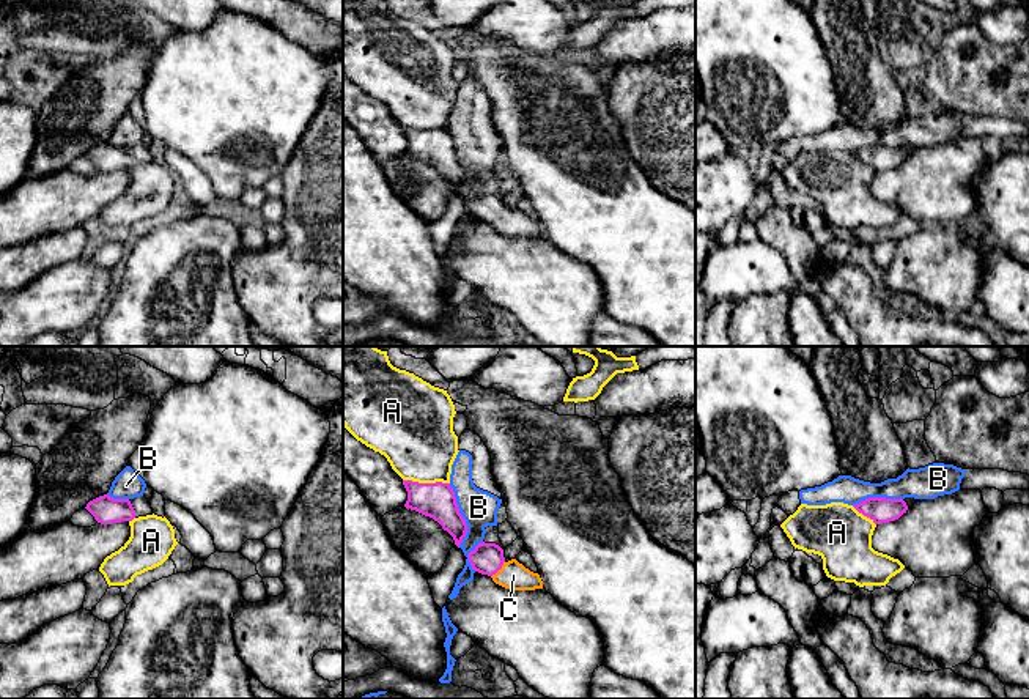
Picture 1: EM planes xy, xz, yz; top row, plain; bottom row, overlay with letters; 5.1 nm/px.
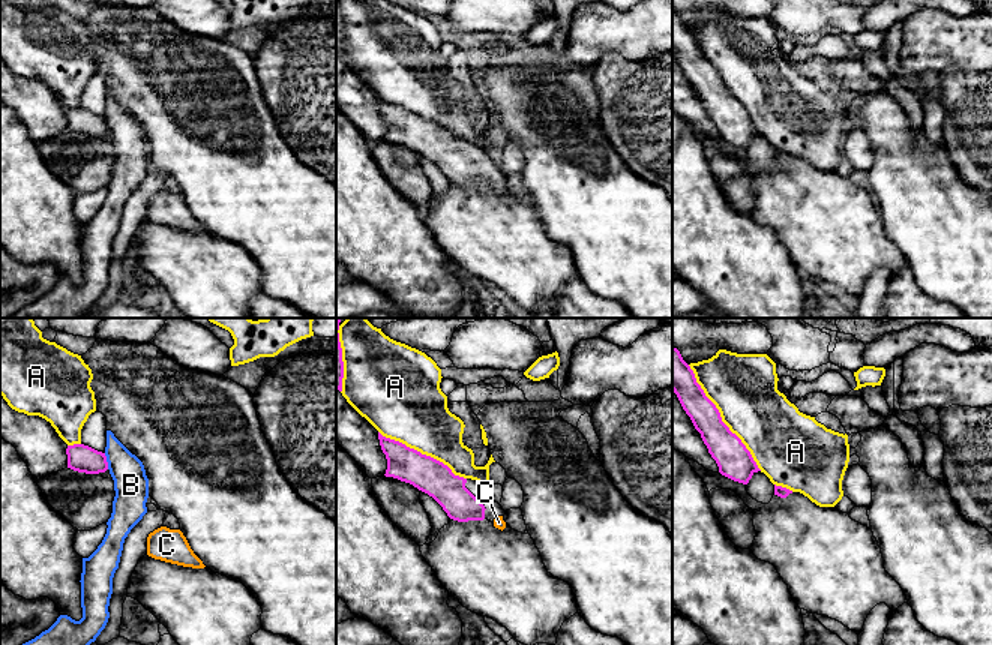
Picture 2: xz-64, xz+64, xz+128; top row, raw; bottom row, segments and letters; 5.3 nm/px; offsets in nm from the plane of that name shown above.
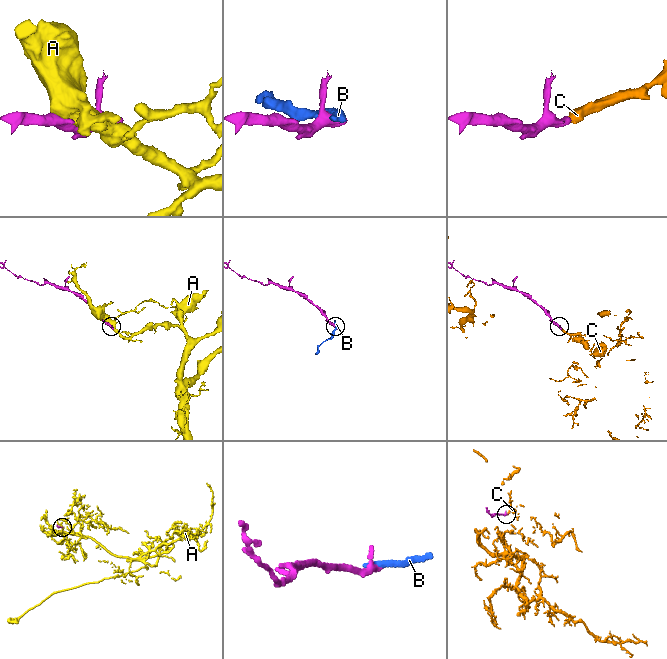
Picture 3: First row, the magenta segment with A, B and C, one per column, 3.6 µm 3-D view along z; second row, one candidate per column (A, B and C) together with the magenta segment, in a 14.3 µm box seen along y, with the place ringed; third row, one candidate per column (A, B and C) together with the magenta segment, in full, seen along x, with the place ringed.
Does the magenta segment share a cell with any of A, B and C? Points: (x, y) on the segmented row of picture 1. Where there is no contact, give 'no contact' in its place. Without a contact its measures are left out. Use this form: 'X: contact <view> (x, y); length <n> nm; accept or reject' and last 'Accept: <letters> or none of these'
A: contact xz (427, 484); length 240 nm; reject
B: contact xz (461, 515); length 340 nm; reject
C: contact xz (499, 569); length 110 nm; accept
Accept: C

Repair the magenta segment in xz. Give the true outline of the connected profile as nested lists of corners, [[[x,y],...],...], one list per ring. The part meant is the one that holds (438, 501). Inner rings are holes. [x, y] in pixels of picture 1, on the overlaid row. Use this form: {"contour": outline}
{"contour": [[[403,480],[408,491],[406,509],[415,510],[425,516],[437,521],[444,531],[447,531],[455,545],[459,548],[467,532],[467,524],[459,513],[455,491],[450,483],[419,483],[412,480]]]}

